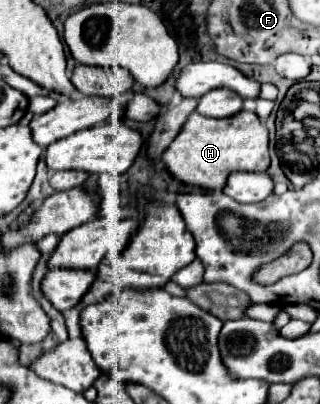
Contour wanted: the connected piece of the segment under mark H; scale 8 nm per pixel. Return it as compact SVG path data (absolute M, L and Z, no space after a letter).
M247 110L225 120L201 118L197 112L193 112L189 122L185 122L181 128L181 134L173 140L173 146L165 150L163 162L167 172L183 184L223 190L231 172L265 172L269 168L267 128L261 124L255 112Z

